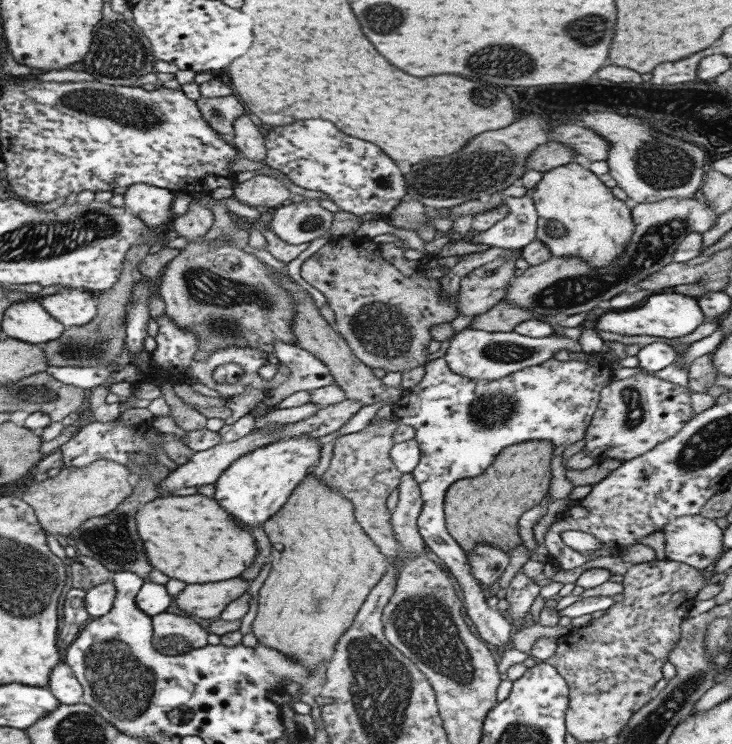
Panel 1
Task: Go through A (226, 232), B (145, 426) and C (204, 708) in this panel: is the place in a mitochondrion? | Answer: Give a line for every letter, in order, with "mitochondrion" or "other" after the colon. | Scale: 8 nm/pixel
A: other
B: other
C: other

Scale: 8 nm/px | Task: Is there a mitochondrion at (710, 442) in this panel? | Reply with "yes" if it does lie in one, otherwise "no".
yes

